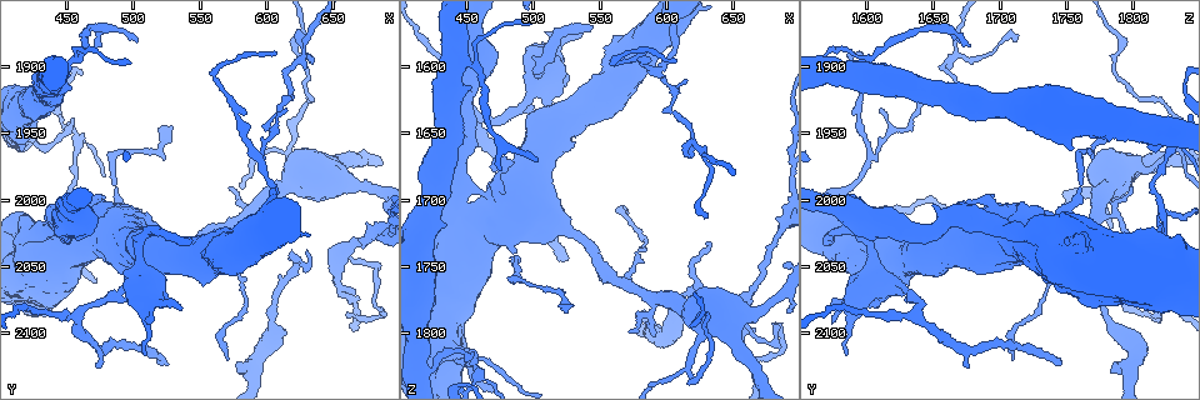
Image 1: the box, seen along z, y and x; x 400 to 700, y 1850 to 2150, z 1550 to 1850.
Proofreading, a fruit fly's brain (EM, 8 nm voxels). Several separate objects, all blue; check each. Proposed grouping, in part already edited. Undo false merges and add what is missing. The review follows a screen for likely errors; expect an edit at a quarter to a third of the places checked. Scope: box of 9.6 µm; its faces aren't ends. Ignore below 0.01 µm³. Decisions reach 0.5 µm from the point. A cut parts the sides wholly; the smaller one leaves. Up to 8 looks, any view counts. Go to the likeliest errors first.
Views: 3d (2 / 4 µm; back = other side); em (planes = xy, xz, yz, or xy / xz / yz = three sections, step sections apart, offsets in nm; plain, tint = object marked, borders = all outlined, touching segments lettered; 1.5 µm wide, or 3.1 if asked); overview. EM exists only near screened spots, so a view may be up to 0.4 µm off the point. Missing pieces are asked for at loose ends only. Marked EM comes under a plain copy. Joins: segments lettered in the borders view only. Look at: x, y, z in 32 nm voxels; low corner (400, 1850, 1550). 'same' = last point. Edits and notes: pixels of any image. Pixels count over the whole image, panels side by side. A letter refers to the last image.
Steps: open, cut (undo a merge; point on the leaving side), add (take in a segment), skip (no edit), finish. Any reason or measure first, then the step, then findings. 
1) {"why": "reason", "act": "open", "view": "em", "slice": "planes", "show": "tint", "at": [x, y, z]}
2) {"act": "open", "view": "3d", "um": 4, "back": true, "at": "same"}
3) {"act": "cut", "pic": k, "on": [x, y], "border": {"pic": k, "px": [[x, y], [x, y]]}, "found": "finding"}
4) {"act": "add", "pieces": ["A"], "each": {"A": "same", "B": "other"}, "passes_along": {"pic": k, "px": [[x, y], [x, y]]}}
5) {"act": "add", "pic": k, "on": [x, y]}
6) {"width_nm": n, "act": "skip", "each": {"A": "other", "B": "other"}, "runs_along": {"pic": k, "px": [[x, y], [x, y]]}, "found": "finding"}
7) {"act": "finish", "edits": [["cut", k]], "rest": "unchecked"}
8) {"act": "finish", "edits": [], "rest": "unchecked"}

{"why": "branch stops here", "act": "open", "view": "em", "slice": "xy", "step": 8, "show": "borders", "at": [544, 2030, 1570]}

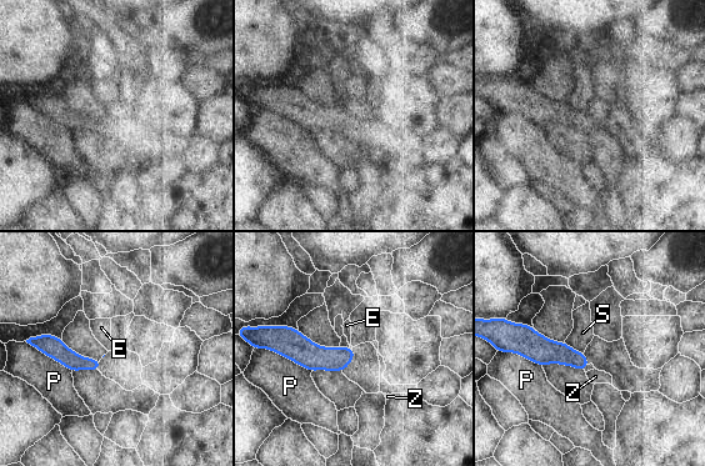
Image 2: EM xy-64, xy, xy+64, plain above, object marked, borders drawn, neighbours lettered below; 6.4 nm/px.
{"why": "another direction", "act": "open", "view": "em", "slice": "planes", "show": "borders", "at": "same"}

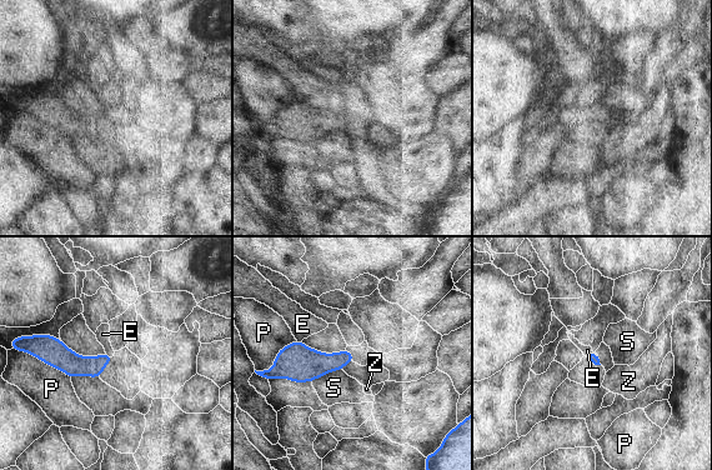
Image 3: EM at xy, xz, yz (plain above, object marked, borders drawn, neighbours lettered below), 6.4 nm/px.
{"longest_contact_nm": ["P", 340], "act": "skip", "each": {"E": "other", "P": "other", "S": "other", "Z": "other"}, "border": {"pic": 3, "px": [[106, 353], [113, 355]]}, "found": "no lettered segment goes on from it"}

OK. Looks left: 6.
{"why": "arms part here", "act": "open", "view": "3d", "um": 2, "at": [596, 1970, 1602]}

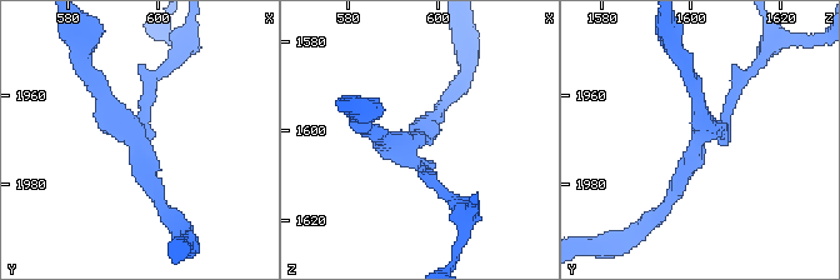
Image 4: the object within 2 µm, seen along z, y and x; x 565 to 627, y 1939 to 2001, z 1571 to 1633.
{"arms": 3, "why": "shape alone is not enough", "act": "open", "view": "em", "slice": "planes", "show": "borders", "at": [595, 1970, 1602]}

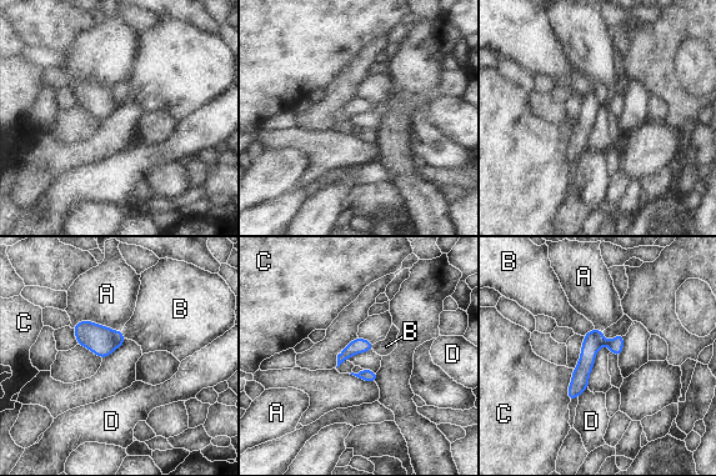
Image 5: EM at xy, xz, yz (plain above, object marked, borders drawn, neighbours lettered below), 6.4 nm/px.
{"act": "skip", "each": {"A": "other", "B": "other", "C": "other", "D": "other"}, "runs_along": {"pic": 5, "px": [[620, 336], [589, 354], [571, 396]]}, "found": "continuous, no second neuron"}

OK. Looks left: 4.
{"act": "open", "view": "3d", "um": 2, "at": [578, 2120, 1784]}

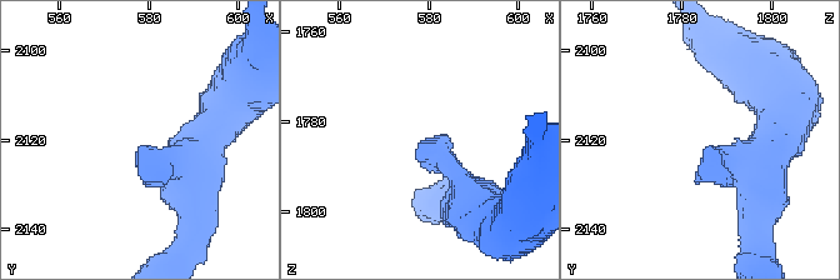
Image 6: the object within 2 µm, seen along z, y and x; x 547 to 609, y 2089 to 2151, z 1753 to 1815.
{"act": "open", "view": "em", "slice": "xz", "step": 8, "show": "tint", "at": [579, 2121, 1786]}

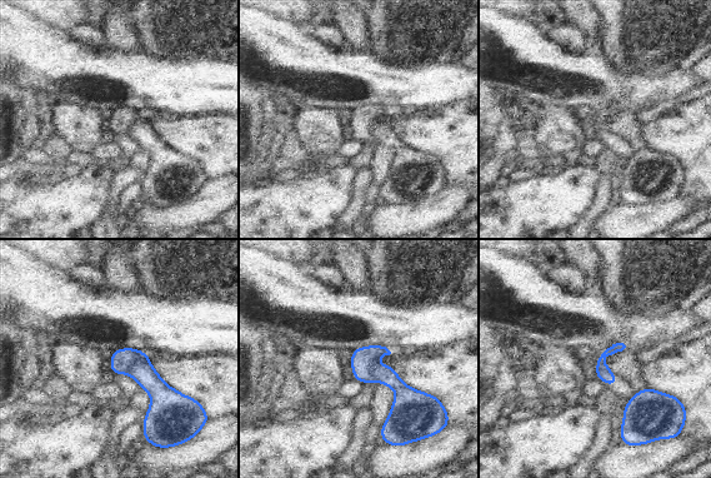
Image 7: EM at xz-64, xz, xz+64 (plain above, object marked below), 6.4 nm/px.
{"act": "open", "view": "em", "slice": "planes", "show": "borders", "at": "same"}

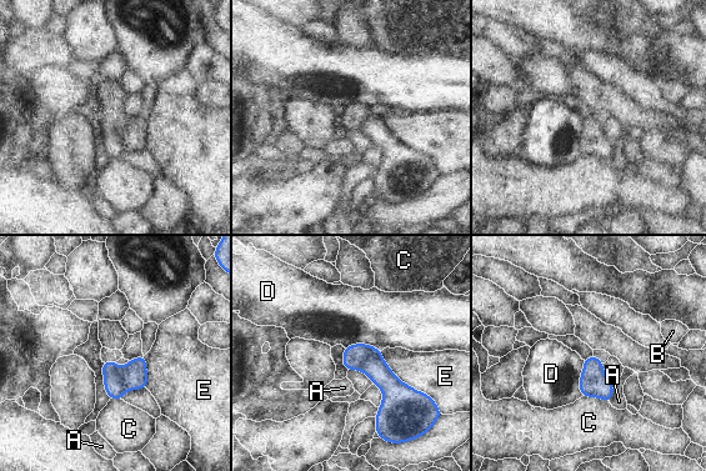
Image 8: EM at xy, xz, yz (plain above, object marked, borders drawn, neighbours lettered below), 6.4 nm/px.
{"act": "skip", "each": {"A": "other", "B": "other", "C": "other", "D": "other", "E": "other"}, "runs_along": {"pic": 8, "px": [[355, 346], [389, 384], [381, 420]]}, "found": "none of them fits"}

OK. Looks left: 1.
{"act": "finish", "edits": [], "rest": "unchecked"}

